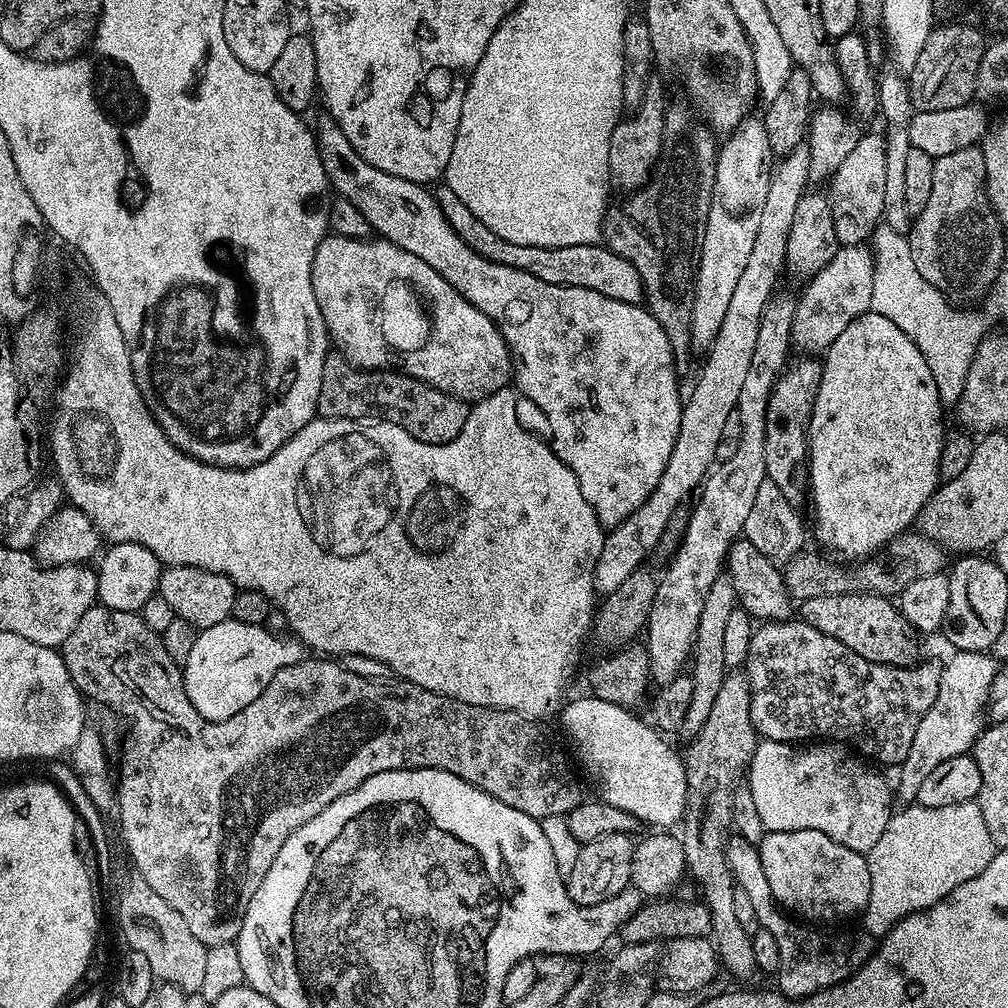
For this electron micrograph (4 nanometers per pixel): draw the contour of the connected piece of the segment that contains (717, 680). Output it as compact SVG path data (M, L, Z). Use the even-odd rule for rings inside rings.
M721 574L714 582L714 586L710 586L710 594L706 594L706 603L702 605L702 615L698 617L696 640L692 643L690 675L694 682L694 694L690 697L690 710L686 710L683 726L685 733L695 734L698 730L702 730L706 717L710 714L711 707L714 706L718 689L722 686L724 677L729 671L722 645L728 619L737 606L738 601L732 579L726 574Z

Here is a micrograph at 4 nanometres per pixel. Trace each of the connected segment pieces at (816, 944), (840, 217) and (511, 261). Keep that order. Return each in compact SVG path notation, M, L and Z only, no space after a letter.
M735 834L729 835L726 846L726 862L732 871L732 879L737 888L741 888L750 898L750 903L754 909L754 915L758 917L761 928L770 930L770 935L778 941L778 955L780 958L780 970L778 973L779 991L786 996L791 996L794 1000L800 1000L804 996L809 996L815 992L826 990L835 984L841 984L846 978L853 976L861 966L868 961L873 952L876 951L877 941L869 932L857 930L857 932L828 932L823 936L820 932L811 932L803 923L795 924L793 917L781 905L776 903L774 894L770 890L770 878L766 878L766 870L762 870L762 858L760 849L755 844L746 842L746 838Z
M861 135L858 146L850 150L849 156L832 176L826 195L832 203L834 230L841 245L863 245L881 223L886 198L886 150L885 141L876 136Z
M440 182L435 185L434 195L442 214L446 214L446 220L450 226L454 226L454 232L466 242L468 246L484 258L492 262L498 262L504 266L512 266L515 269L525 270L533 274L542 282L551 285L575 286L579 289L596 290L608 298L617 299L631 304L640 304L644 298L644 286L638 270L628 260L616 254L602 244L587 244L562 247L523 246L517 243L506 242L490 230L470 209L450 190L450 186Z

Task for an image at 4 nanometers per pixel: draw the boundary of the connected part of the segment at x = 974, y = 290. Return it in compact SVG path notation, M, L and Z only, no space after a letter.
M983 147L954 150L954 154L935 157L930 199L913 219L912 231L907 233L918 274L953 302L968 306L983 301L1002 274L1002 268L996 260L967 260L964 256L978 255L980 247L994 243L999 232L1000 219L988 197Z

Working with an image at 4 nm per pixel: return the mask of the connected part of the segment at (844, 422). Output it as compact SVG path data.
M867 311L859 316L823 353L822 382L818 386L818 398L814 398L814 410L808 427L808 486L810 504L816 511L816 536L829 548L827 551L850 554L852 558L871 558L891 540L909 531L919 521L920 512L926 502L936 493L940 478L940 455L946 439L944 432L945 405L938 398L938 386L934 386L934 374L930 374L930 366L926 366L926 358L922 358L922 350L910 342L910 338L901 328L894 326L890 318L882 318L882 314Z

